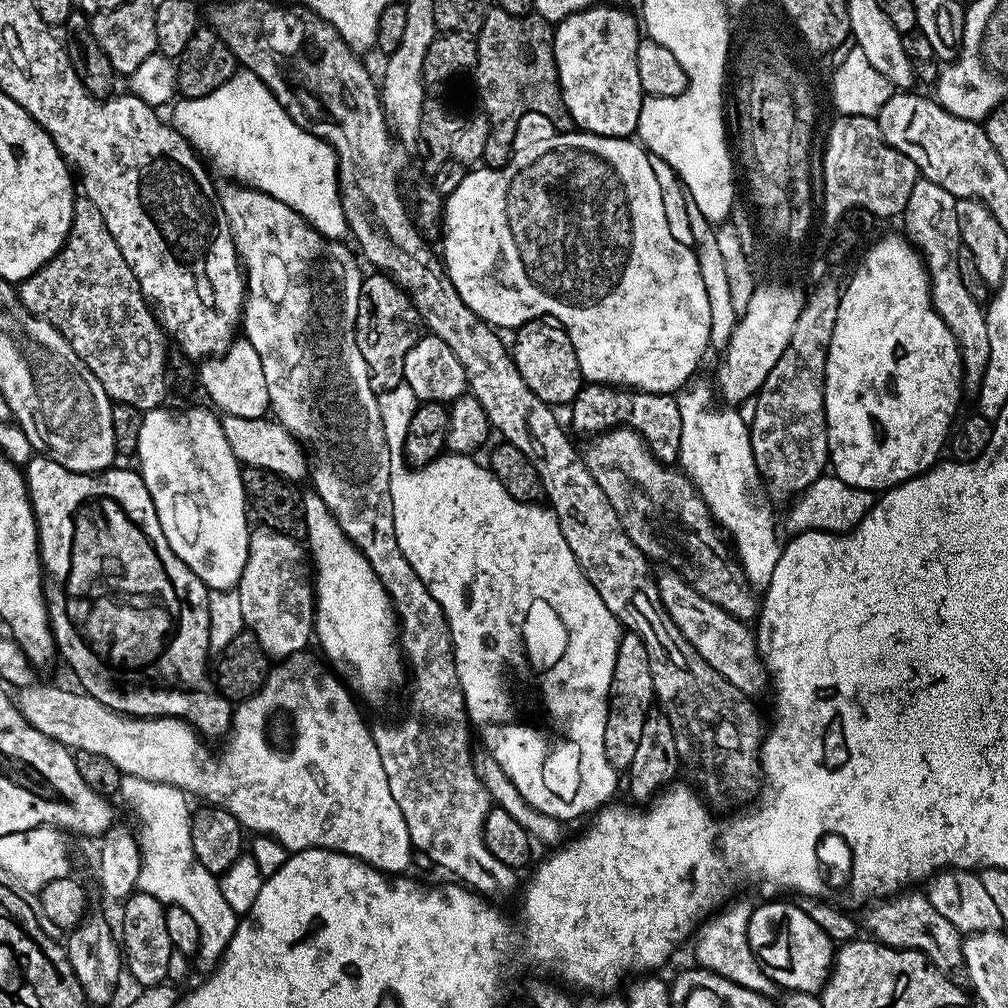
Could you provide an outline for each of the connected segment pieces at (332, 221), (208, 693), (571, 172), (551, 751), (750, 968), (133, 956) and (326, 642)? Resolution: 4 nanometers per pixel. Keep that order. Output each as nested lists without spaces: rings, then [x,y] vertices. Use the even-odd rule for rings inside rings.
[[[237,70],[218,90],[197,100],[177,99],[172,110],[175,127],[199,153],[228,175],[225,177],[286,202],[329,240],[340,240],[343,232],[349,231],[340,204],[335,150],[294,123],[254,73]]]
[[[36,454],[31,457],[33,460],[29,462],[28,468],[26,464],[26,479],[28,481],[28,496],[32,500],[32,509],[36,515],[36,529],[38,530],[38,538],[40,539],[40,567],[44,573],[44,600],[48,603],[48,620],[52,624],[52,635],[56,638],[56,650],[59,659],[64,659],[66,663],[72,667],[72,672],[76,675],[76,680],[81,689],[87,692],[98,702],[102,702],[104,706],[122,712],[125,716],[142,716],[151,718],[153,716],[175,716],[183,718],[196,729],[201,737],[207,736],[224,736],[229,735],[232,726],[232,717],[234,715],[233,701],[227,700],[216,687],[213,677],[210,675],[210,660],[208,664],[208,656],[210,657],[210,649],[208,646],[208,631],[210,630],[210,622],[208,621],[208,593],[209,589],[200,581],[198,574],[194,574],[194,570],[190,570],[190,566],[186,566],[186,562],[182,562],[182,558],[178,558],[178,554],[174,554],[174,550],[170,550],[170,542],[166,542],[166,534],[162,534],[162,526],[158,522],[158,514],[154,510],[154,502],[150,498],[150,490],[146,490],[146,482],[140,477],[139,471],[128,468],[119,468],[113,466],[102,472],[71,472],[66,470],[66,466],[62,466],[58,462],[54,462],[49,456]]]
[[[580,131],[577,135],[560,136],[560,140],[544,140],[544,144],[528,148],[528,152],[520,152],[515,164],[511,166],[480,166],[469,171],[458,188],[443,201],[443,206],[442,259],[448,277],[458,290],[462,302],[466,302],[466,306],[470,306],[470,310],[491,324],[493,329],[520,330],[529,320],[551,318],[567,332],[578,358],[580,375],[590,384],[672,394],[683,389],[695,377],[692,375],[695,374],[704,351],[709,351],[710,348],[710,298],[706,298],[706,286],[702,283],[702,270],[698,266],[695,251],[687,243],[684,245],[670,226],[670,213],[664,206],[664,195],[654,174],[653,157],[635,139]],[[600,264],[604,264],[604,280],[608,280],[608,360],[600,360]]]
[[[385,390],[379,393],[380,413],[384,423],[384,433],[388,439],[390,450],[390,498],[394,502],[394,534],[398,538],[398,546],[410,562],[414,574],[422,578],[428,585],[428,593],[438,602],[448,620],[448,633],[452,635],[452,657],[456,663],[456,674],[460,689],[464,695],[464,711],[471,727],[480,731],[480,740],[485,744],[487,755],[509,776],[510,782],[521,792],[522,798],[532,807],[542,810],[542,814],[550,814],[556,820],[569,822],[579,816],[595,813],[605,807],[608,800],[616,792],[617,769],[610,766],[606,754],[606,718],[610,701],[608,691],[613,691],[612,675],[616,665],[616,654],[620,645],[622,625],[610,610],[606,610],[606,602],[594,590],[594,586],[586,578],[584,571],[578,566],[570,546],[566,546],[566,538],[562,538],[562,526],[558,526],[558,518],[551,507],[540,502],[515,500],[512,495],[498,482],[498,478],[483,463],[480,464],[472,456],[455,454],[441,455],[440,459],[432,460],[422,468],[412,468],[406,463],[402,451],[402,436],[396,432],[396,424],[407,425],[410,405],[414,397],[407,390]]]
[[[740,900],[737,904],[730,905],[725,912],[717,911],[716,917],[713,915],[705,919],[698,928],[700,941],[696,944],[695,963],[699,967],[707,968],[710,972],[718,973],[719,976],[730,982],[741,984],[755,992],[768,994],[774,988],[772,979],[764,973],[764,969],[756,961],[756,955],[750,950],[748,941],[748,923],[752,917],[752,909],[751,903],[747,904],[746,901]]]
[[[140,891],[133,892],[122,904],[124,913],[120,916],[120,928],[118,924],[118,932],[122,937],[122,960],[126,965],[127,975],[129,972],[140,983],[141,989],[152,988],[169,979],[168,971],[172,968],[174,949],[166,930],[165,907],[158,898]]]
[[[308,490],[303,493],[303,498],[304,517],[308,531],[306,548],[310,553],[311,563],[314,565],[315,639],[317,641],[320,639],[320,648],[325,656],[323,659],[339,673],[343,683],[357,697],[365,696],[368,700],[380,700],[387,692],[394,691],[403,680],[404,683],[406,680],[406,661],[398,643],[398,621],[395,609],[392,607],[391,597],[385,591],[380,579],[374,574],[368,559],[360,553],[360,549],[338,526],[332,517],[332,512],[322,502],[319,494],[315,490]]]

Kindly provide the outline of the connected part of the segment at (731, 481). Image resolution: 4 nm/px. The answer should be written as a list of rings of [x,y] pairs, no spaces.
[[[689,383],[676,396],[678,414],[682,418],[678,464],[700,492],[708,513],[730,537],[734,555],[749,584],[753,589],[763,590],[774,574],[774,566],[778,566],[782,540],[776,537],[776,520],[771,510],[748,493],[748,487],[758,480],[748,433],[750,424],[736,413],[739,411],[735,407],[724,406],[721,412],[716,412],[712,405],[713,385],[696,383]]]

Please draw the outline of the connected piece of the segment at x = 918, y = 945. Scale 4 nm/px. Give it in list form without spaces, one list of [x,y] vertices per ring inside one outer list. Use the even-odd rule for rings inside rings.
[[[901,890],[887,898],[877,899],[868,908],[864,924],[871,935],[881,944],[892,948],[915,948],[924,953],[928,961],[939,972],[949,978],[960,978],[964,971],[964,941],[962,934],[928,901],[927,895],[920,890]]]

